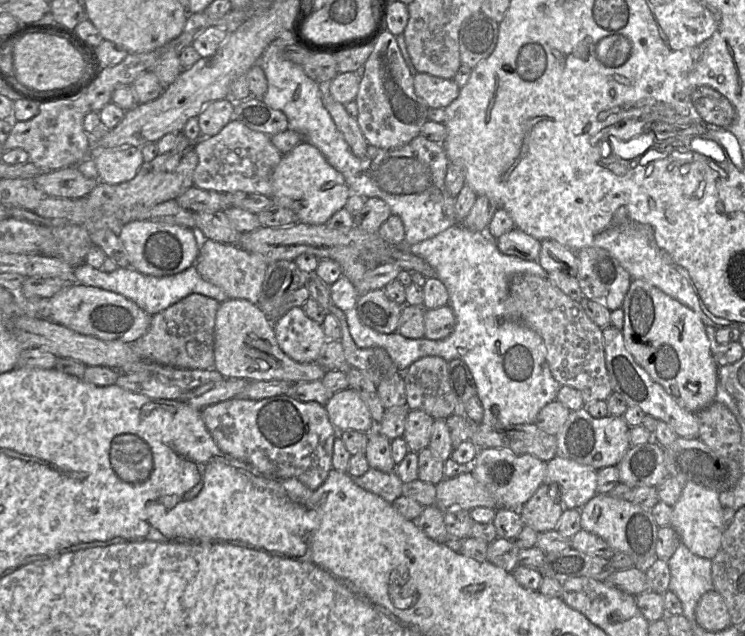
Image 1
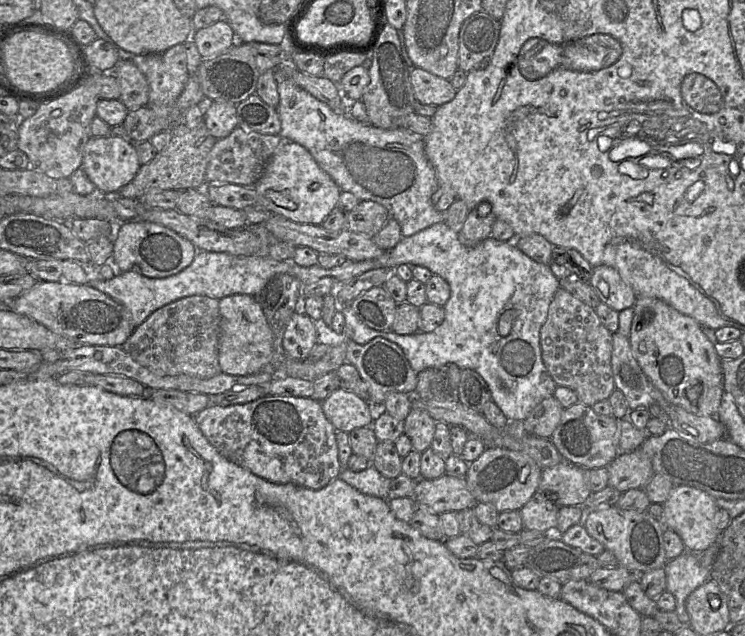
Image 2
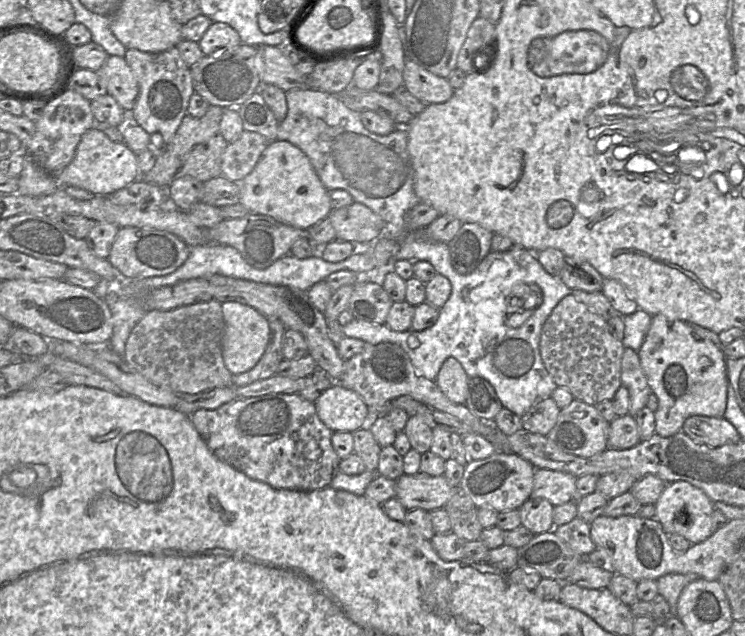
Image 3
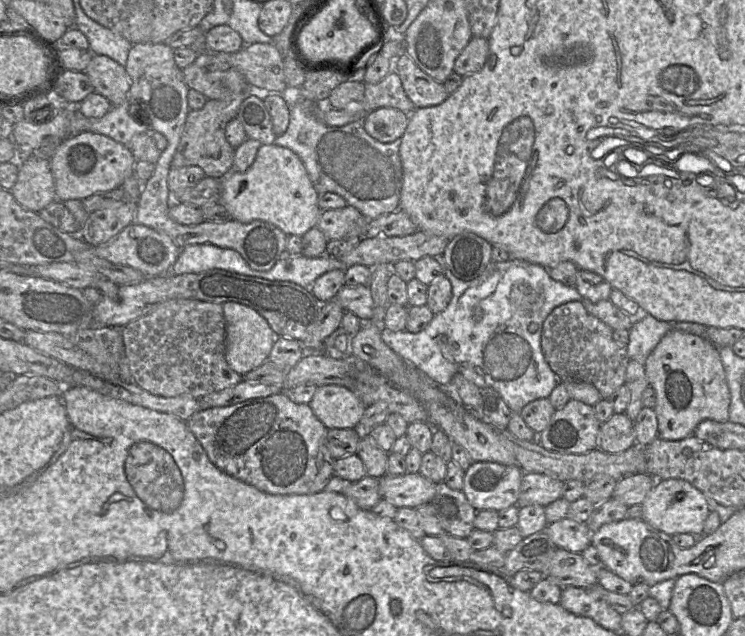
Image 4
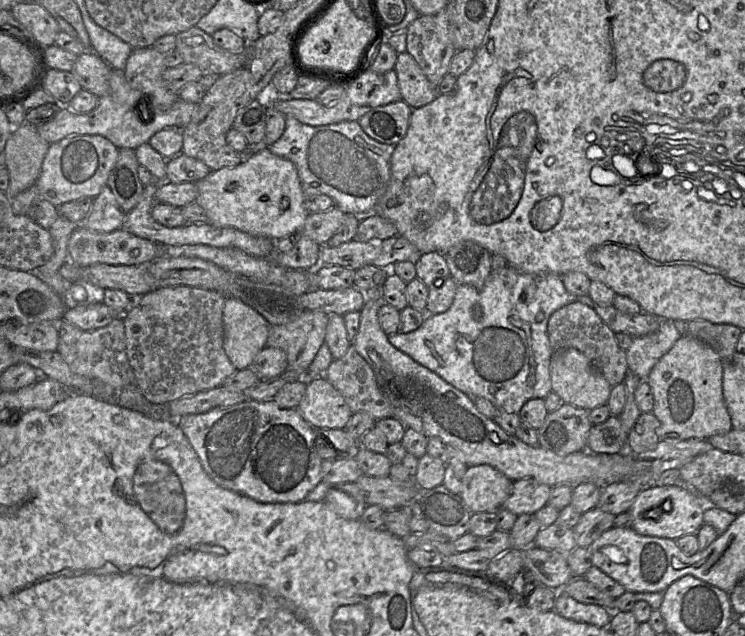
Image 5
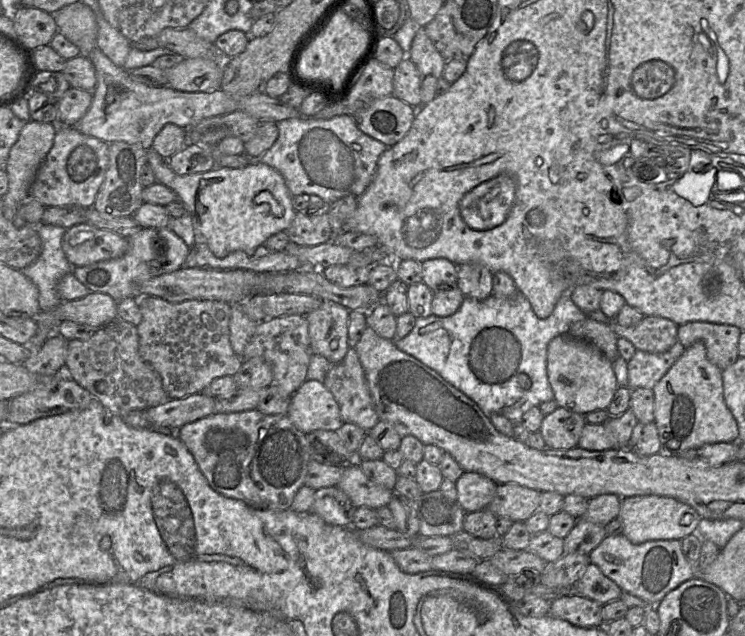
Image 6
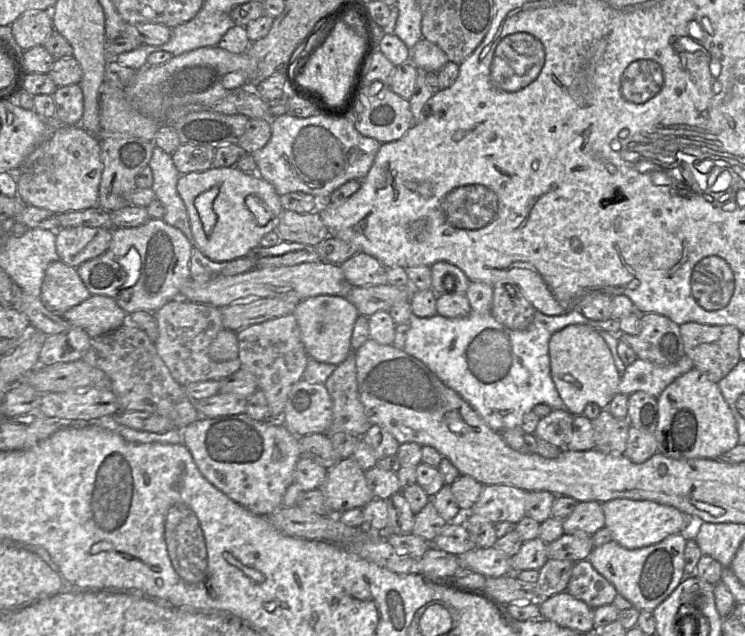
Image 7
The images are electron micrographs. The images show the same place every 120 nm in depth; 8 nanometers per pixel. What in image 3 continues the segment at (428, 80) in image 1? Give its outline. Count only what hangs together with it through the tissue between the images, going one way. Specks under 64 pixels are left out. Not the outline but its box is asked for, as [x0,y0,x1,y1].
[403,59,454,106]

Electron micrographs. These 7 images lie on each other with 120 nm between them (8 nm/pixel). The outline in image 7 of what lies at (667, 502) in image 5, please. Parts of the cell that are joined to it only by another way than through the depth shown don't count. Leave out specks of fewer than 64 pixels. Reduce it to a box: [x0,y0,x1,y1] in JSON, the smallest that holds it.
[602,498,689,549]

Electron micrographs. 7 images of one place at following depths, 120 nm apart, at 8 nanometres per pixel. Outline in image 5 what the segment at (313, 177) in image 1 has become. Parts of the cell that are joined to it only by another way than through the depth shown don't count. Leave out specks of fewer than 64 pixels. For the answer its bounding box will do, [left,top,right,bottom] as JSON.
[195,147,308,240]

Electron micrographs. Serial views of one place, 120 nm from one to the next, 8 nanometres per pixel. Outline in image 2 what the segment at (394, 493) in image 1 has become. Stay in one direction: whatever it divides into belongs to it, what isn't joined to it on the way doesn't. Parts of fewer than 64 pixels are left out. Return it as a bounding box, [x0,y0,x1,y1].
[338,464,391,499]

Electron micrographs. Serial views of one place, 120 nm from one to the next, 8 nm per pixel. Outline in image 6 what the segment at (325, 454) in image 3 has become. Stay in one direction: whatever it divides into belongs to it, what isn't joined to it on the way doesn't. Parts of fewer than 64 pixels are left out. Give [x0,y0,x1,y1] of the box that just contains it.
[177,409,312,509]

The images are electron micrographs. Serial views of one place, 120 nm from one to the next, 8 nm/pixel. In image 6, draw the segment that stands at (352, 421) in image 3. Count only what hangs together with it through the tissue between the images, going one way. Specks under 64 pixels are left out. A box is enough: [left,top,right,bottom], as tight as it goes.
[287,379,344,434]

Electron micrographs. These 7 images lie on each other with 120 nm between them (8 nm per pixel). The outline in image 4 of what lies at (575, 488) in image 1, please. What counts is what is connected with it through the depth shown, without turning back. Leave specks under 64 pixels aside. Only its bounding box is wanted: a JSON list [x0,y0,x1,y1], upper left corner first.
[516,473,564,507]

